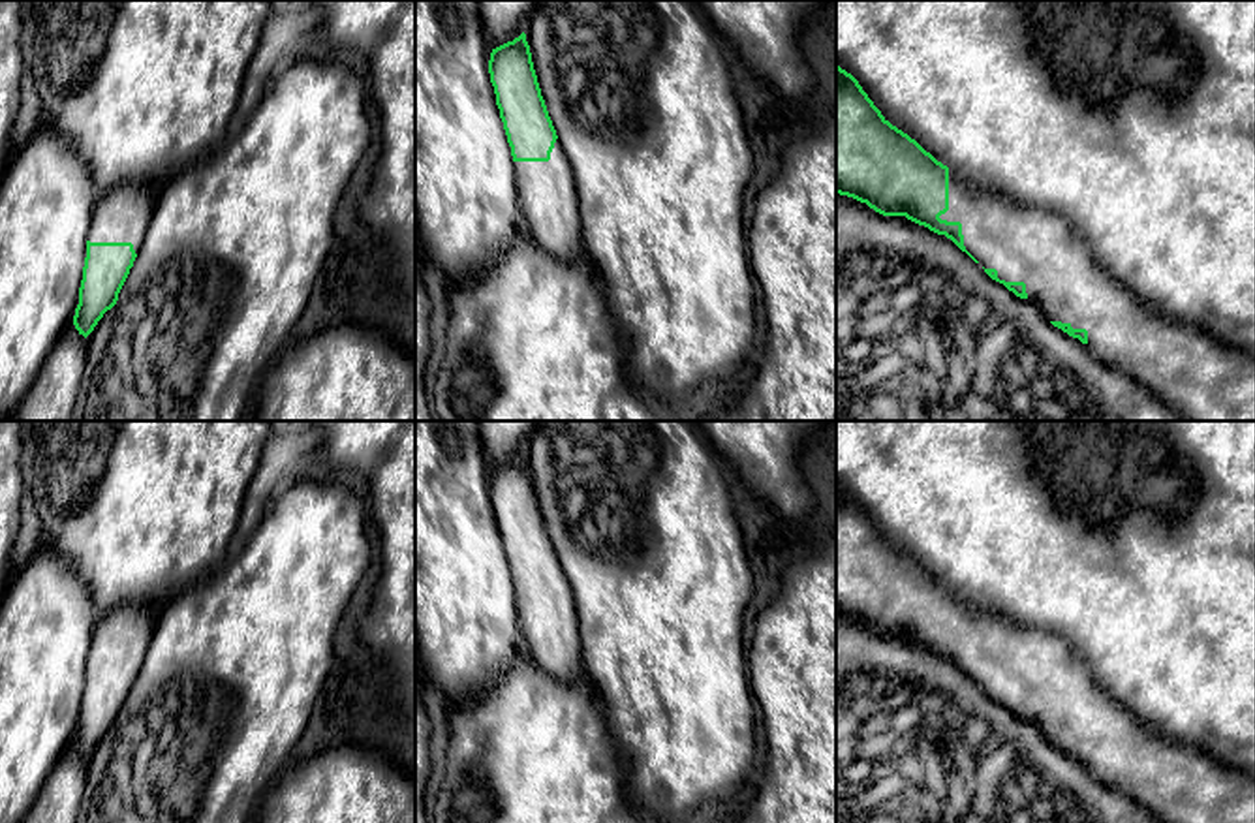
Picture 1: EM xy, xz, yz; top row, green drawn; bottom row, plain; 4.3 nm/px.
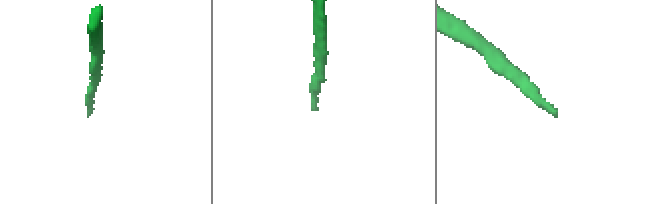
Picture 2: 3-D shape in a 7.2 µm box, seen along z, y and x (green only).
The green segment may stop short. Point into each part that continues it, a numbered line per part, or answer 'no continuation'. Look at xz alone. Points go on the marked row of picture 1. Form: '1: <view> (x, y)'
1: xz (547, 194)

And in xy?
1: xy (123, 215)

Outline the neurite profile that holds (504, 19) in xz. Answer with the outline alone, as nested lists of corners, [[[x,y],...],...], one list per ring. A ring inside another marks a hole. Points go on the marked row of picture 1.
[[[477,0],[490,49],[519,38],[524,32],[528,15],[539,2],[541,0]]]

